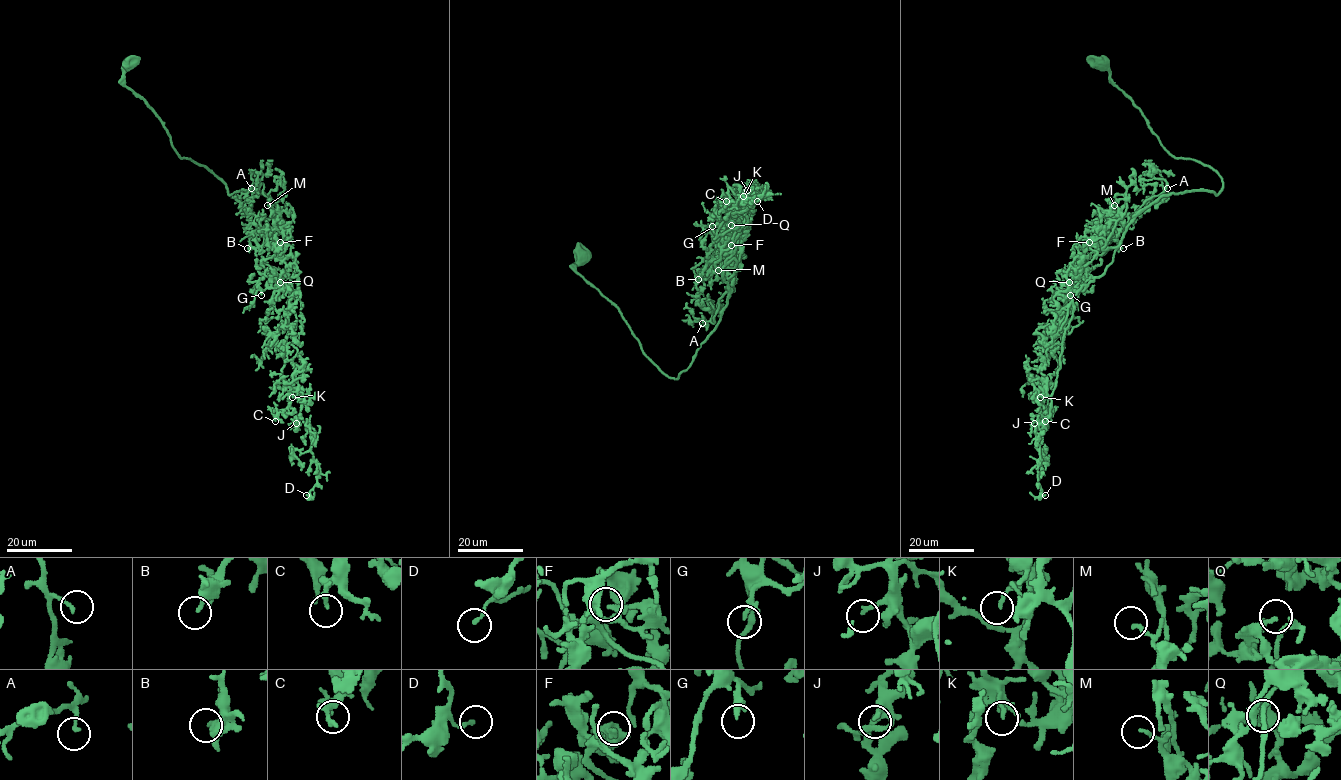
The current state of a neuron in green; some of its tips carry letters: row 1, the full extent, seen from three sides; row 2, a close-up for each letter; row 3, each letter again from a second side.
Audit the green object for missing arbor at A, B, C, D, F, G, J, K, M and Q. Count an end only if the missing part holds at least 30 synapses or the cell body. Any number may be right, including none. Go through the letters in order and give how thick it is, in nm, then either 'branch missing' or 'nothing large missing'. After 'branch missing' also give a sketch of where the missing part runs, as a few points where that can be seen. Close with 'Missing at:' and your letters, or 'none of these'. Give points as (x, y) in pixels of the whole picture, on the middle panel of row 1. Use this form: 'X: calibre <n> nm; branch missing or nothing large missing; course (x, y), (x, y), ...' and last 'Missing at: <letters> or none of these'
A: calibre 170 nm; nothing large missing
B: calibre 280 nm; nothing large missing
C: calibre 240 nm; nothing large missing
D: calibre 170 nm; nothing large missing
F: calibre 200 nm; nothing large missing
G: calibre 200 nm; branch missing
J: calibre 170 nm; nothing large missing
K: calibre 160 nm; nothing large missing
M: calibre 180 nm; nothing large missing
Q: calibre 200 nm; nothing large missing
Missing at: G

